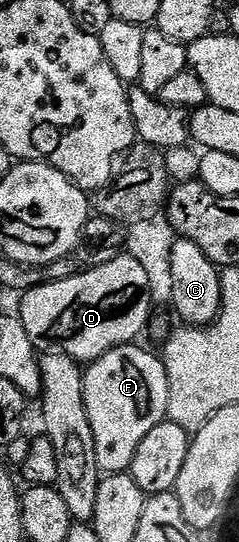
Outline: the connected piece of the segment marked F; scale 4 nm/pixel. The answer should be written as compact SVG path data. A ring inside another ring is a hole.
M138 343L106 352L83 373L83 401L95 439L97 466L103 474L123 474L130 469L137 446L162 420L167 419L169 378L167 365Z

